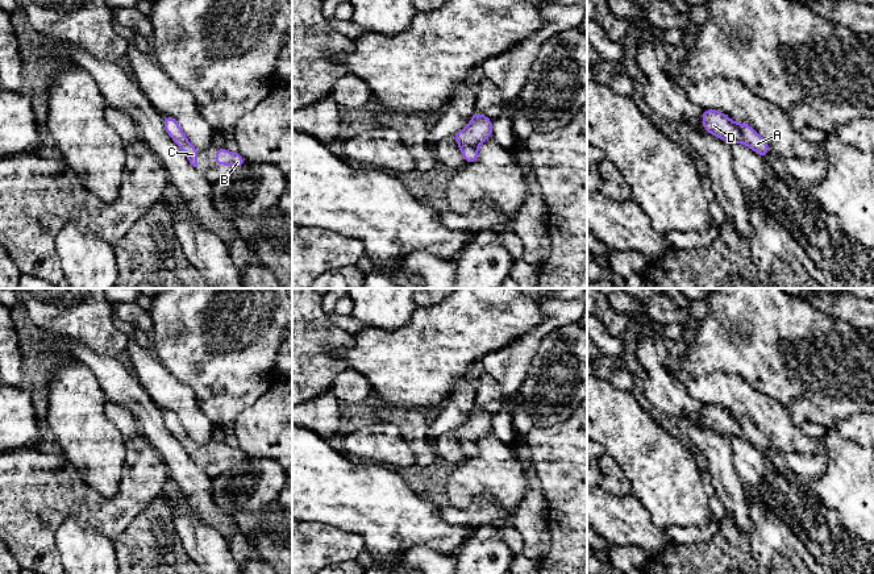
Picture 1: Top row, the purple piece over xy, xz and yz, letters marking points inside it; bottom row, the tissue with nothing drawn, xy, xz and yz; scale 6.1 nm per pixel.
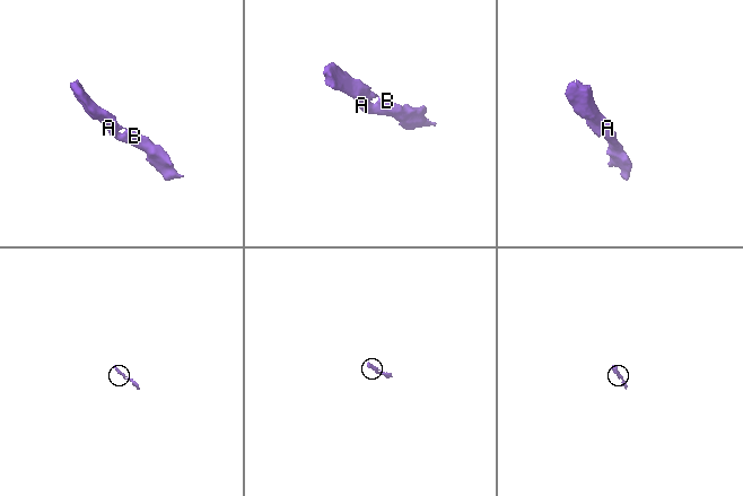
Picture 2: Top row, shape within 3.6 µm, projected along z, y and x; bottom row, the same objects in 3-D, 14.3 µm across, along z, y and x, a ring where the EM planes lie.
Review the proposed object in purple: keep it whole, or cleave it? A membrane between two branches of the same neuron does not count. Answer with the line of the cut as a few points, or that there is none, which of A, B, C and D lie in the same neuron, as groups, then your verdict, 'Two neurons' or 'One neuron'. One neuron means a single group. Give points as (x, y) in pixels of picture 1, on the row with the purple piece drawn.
No split. Groups: A B C D. One neuron

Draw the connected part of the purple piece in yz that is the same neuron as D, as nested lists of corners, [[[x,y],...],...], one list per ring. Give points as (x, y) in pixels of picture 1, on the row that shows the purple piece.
[[[717,109],[702,111],[703,128],[729,145],[742,142],[765,159],[770,154],[767,142],[749,124],[736,124]]]

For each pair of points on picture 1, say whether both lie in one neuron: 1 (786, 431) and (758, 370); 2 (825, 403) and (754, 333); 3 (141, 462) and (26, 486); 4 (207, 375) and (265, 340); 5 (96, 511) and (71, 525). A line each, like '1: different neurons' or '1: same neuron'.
1: different neurons
2: same neuron
3: same neuron
4: same neuron
5: different neurons

